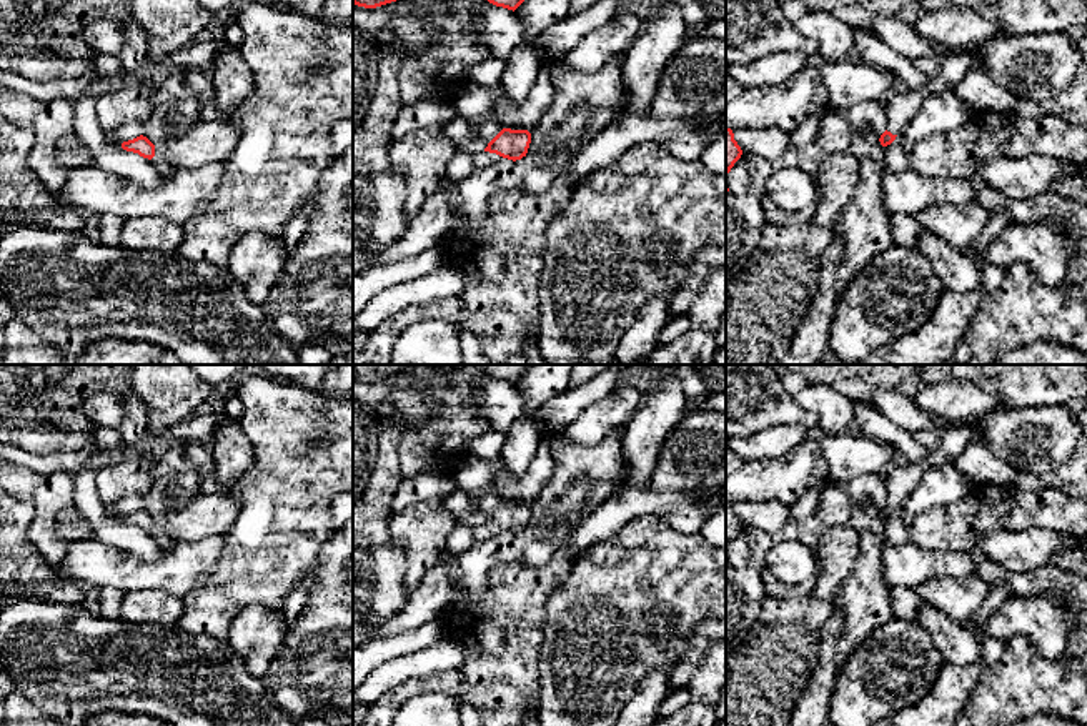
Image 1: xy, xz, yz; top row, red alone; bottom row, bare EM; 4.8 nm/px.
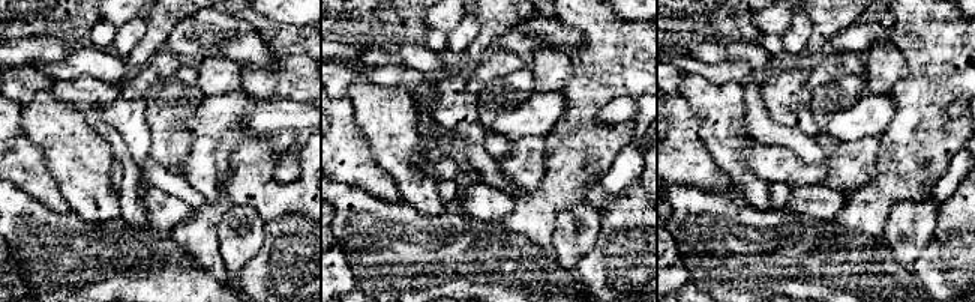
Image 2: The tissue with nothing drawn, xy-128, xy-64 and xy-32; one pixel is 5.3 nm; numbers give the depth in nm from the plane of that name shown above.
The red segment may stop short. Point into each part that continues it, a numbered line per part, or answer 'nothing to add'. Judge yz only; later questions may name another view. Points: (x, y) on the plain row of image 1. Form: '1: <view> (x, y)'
1: yz (901, 478)

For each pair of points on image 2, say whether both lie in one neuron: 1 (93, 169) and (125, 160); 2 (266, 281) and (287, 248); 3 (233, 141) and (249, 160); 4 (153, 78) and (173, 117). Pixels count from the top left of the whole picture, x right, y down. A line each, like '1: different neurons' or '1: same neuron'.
1: different neurons
2: same neuron
3: different neurons
4: different neurons

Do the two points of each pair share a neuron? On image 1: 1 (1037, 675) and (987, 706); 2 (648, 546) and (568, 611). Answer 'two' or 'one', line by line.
1: one
2: one

